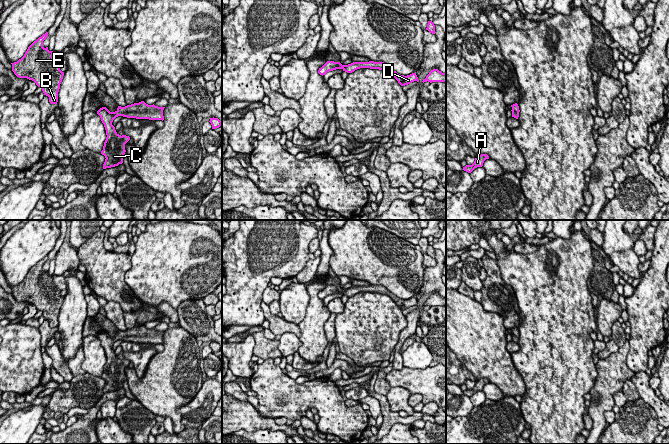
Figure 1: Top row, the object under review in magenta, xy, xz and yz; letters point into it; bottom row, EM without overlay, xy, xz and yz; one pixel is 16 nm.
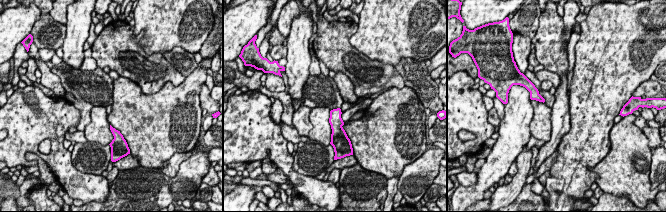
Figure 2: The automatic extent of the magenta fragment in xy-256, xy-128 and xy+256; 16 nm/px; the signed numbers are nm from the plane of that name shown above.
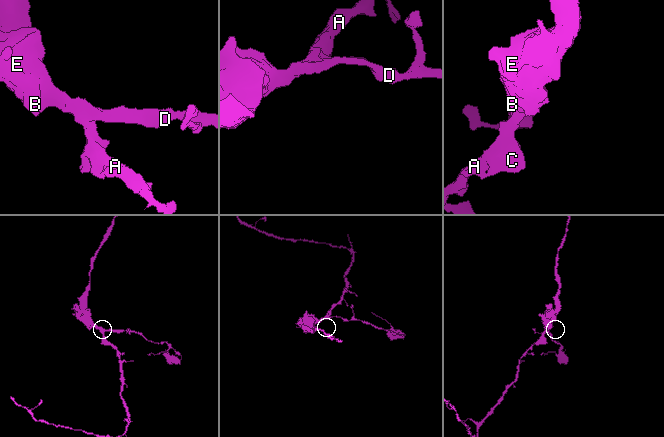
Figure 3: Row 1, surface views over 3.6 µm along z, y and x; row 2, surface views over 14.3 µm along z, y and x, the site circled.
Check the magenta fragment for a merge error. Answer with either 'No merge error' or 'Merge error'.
No merge error

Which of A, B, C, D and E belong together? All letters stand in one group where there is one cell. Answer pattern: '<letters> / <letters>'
A B C D E

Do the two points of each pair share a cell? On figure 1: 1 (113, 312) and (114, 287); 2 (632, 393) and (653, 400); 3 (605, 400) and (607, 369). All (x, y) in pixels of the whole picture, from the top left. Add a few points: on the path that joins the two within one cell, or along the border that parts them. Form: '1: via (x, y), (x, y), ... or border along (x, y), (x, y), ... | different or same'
1: border along (108, 300), (113, 300), (119, 304), (124, 322) | different
2: border along (630, 379), (640, 397) | different
3: via (605, 392), (607, 377) | same

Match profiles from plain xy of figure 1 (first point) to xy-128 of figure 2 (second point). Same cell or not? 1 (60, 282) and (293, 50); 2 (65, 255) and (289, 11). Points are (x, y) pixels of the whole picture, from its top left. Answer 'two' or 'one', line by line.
1: two
2: one

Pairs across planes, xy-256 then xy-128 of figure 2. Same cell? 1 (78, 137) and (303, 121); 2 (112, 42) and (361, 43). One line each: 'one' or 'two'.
1: two
2: two

